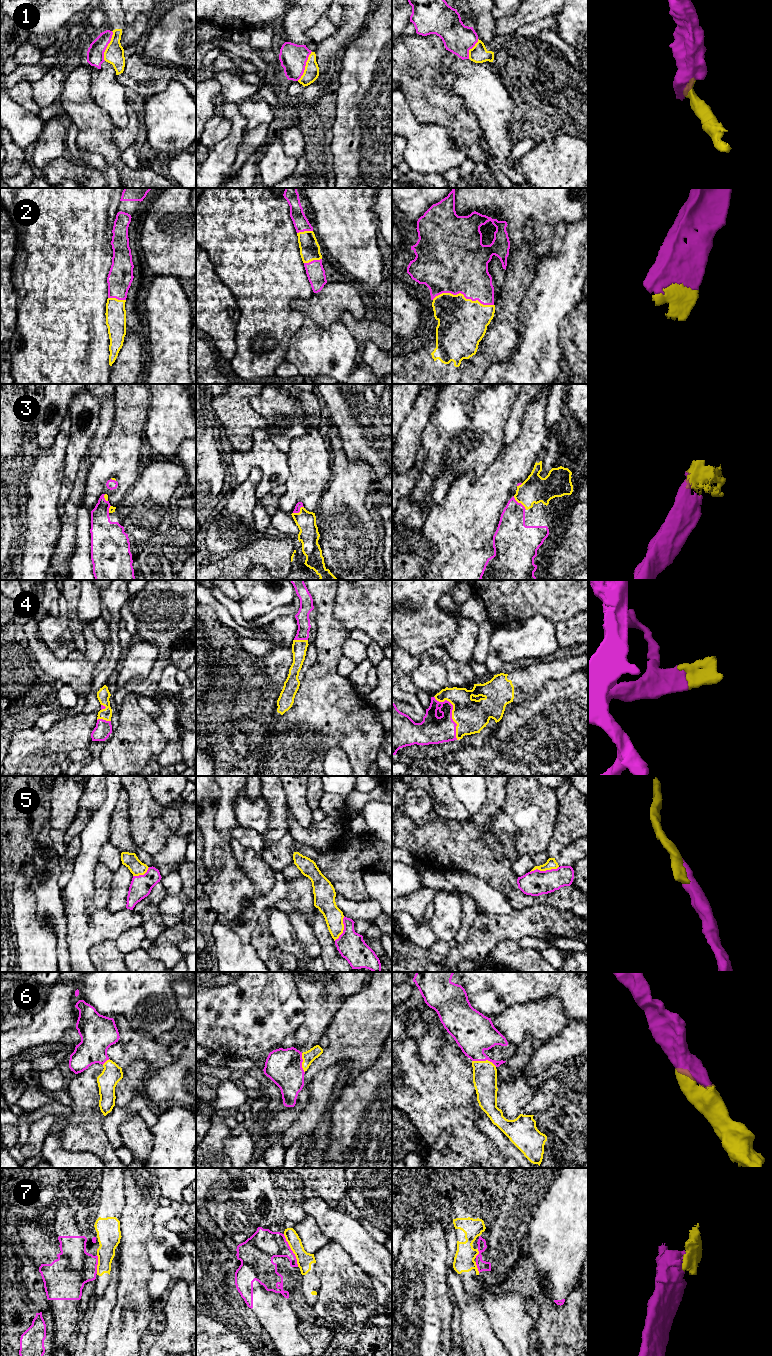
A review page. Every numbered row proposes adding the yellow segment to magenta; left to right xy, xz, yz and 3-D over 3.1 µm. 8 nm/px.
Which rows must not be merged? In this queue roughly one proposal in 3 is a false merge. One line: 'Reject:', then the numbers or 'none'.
Reject: 1, 5, 7

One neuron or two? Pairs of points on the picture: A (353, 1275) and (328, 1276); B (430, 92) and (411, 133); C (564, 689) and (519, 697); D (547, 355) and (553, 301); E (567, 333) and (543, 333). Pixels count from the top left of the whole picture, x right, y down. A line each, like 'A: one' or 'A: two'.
A: one
B: two
C: two
D: one
E: two

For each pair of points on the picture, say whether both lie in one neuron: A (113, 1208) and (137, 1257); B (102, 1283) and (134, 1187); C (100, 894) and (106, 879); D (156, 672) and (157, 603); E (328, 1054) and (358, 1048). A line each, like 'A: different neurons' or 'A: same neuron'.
A: different neurons
B: different neurons
C: same neuron
D: same neuron
E: same neuron

